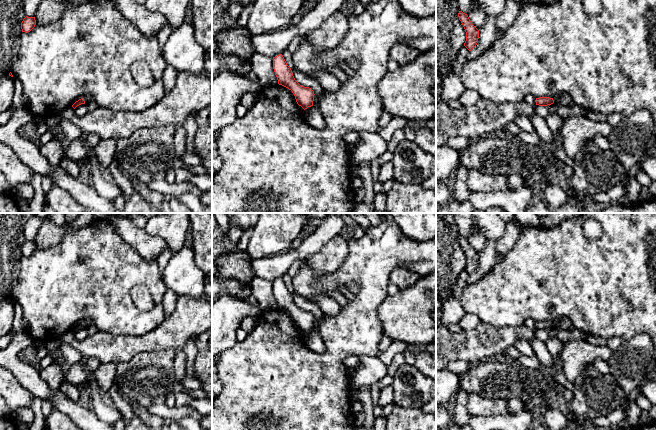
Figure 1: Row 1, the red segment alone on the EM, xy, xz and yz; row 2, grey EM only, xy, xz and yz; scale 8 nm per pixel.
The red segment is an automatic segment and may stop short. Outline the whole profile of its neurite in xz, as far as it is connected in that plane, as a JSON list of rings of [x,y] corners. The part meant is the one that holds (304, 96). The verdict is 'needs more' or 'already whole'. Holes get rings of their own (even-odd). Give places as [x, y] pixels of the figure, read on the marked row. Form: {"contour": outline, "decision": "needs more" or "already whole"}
{"contour": [[[282,54],[273,57],[273,69],[278,80],[278,84],[292,91],[299,106],[304,110],[313,106],[315,95],[314,91],[309,87],[300,85],[295,80],[292,70],[287,65]]], "decision": "already whole"}

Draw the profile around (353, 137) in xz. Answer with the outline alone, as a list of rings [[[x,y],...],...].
[[[351,131],[343,137],[344,141],[349,145],[349,144],[357,144],[360,140],[361,137],[357,131]]]

